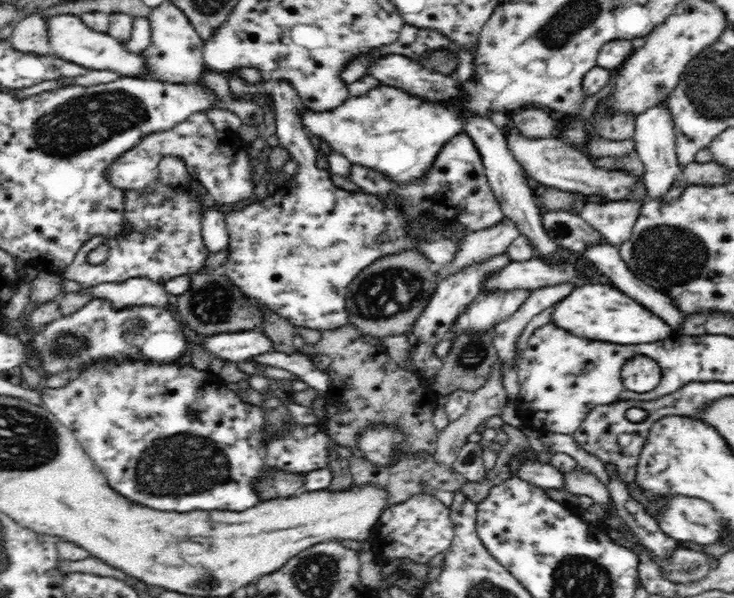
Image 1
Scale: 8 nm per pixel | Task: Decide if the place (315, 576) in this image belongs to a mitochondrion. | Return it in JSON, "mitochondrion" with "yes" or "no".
{"mitochondrion":"yes"}

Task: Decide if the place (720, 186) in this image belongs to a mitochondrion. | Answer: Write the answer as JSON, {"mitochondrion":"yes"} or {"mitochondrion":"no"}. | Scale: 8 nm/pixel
{"mitochondrion":"no"}

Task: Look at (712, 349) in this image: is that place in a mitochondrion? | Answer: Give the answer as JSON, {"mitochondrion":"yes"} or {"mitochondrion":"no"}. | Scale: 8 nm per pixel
{"mitochondrion":"no"}

